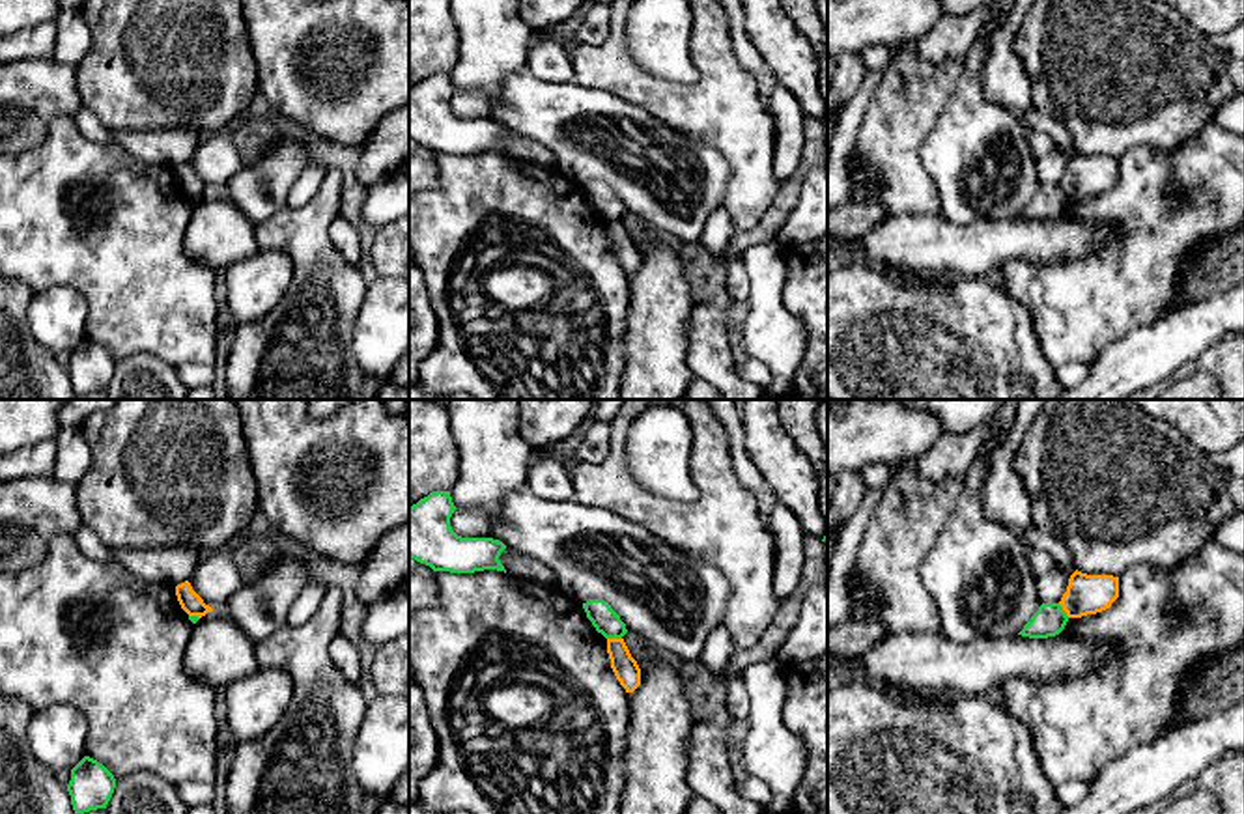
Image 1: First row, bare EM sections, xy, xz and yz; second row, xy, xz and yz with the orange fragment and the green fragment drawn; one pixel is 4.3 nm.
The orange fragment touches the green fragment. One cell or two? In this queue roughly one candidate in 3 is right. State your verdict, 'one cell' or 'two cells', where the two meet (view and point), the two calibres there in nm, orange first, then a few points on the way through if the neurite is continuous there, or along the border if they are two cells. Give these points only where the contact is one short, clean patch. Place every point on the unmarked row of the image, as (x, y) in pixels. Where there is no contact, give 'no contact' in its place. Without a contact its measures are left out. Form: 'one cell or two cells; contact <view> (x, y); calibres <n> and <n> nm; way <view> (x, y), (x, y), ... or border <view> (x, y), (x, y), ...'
two cells; contact xz (615, 221); calibres 110 and 110 nm; border xz (607, 219), (621, 221)

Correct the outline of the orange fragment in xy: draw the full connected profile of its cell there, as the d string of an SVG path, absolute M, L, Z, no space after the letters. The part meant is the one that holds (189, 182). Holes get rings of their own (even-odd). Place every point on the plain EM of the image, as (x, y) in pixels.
M185 162L181 166L176 168L176 177L177 183L181 187L181 190L189 196L189 198L205 198L207 194L211 194L213 190L209 187L204 185L204 181L192 172L191 164Z

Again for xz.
M607 220L607 235L616 261L626 274L633 274L641 267L641 250L631 239L624 220Z

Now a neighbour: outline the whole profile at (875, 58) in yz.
M887 45L867 47L859 54L867 71L884 71L891 60Z

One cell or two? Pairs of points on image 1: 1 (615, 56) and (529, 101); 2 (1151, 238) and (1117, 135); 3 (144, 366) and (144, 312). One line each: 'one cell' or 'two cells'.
1: two cells
2: two cells
3: two cells

